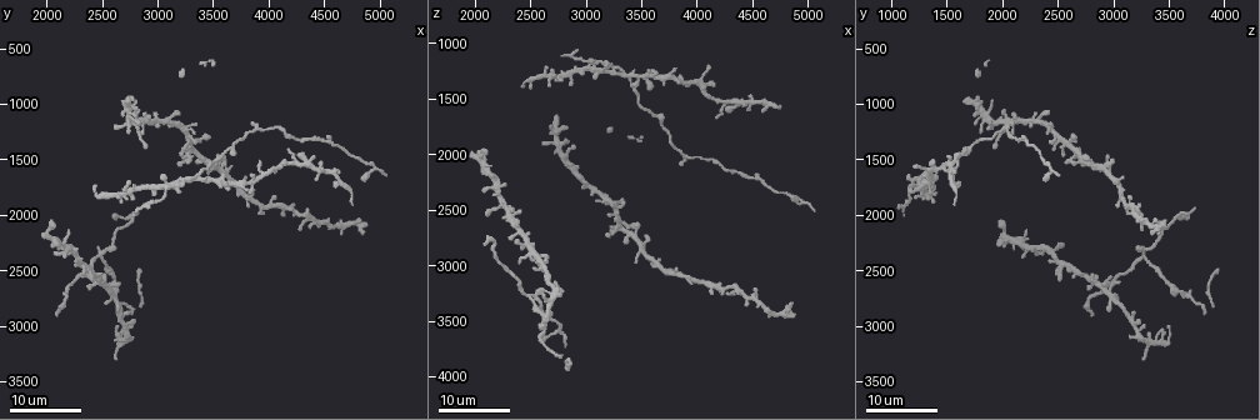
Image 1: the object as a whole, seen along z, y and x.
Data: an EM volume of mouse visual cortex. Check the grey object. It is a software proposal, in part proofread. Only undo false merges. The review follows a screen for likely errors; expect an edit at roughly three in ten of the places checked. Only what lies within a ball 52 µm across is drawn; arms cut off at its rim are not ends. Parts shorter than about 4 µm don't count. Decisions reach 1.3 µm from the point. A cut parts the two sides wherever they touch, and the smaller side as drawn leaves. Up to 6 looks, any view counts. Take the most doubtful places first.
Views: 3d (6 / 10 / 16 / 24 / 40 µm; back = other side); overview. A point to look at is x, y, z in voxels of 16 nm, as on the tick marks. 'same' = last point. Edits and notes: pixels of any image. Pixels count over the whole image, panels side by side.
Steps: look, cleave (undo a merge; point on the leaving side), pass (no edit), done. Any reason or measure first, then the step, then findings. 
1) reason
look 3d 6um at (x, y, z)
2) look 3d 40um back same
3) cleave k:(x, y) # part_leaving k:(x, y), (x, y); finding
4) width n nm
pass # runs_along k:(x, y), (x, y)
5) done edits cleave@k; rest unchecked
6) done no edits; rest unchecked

four arms meet
look 3d 24um at (2500, 2360, 3280)

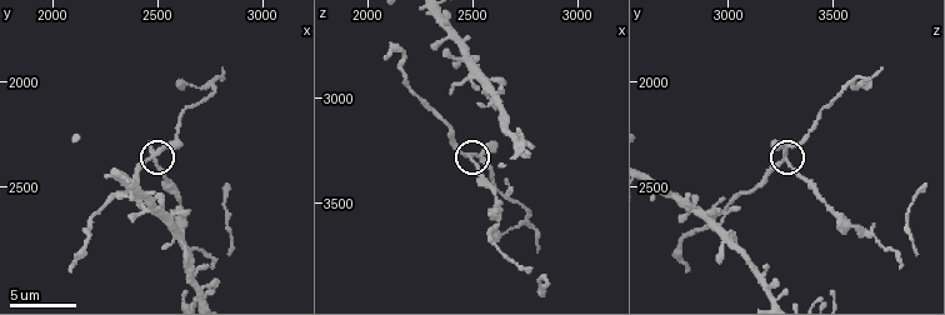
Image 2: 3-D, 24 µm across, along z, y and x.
look 3d 6um at (2480, 2360, 3270)

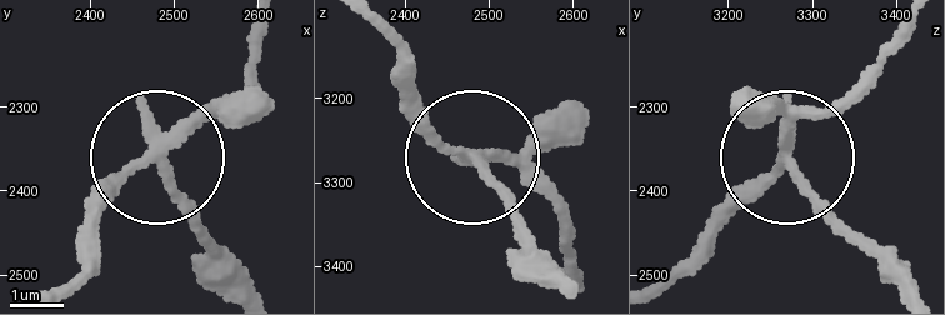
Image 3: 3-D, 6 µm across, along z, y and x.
side_arm 15 um
cleave 3:(185, 214) # part_leaving 3:(149, 148), (229, 291); a second neuron is stuck on

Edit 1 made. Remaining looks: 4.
look overview

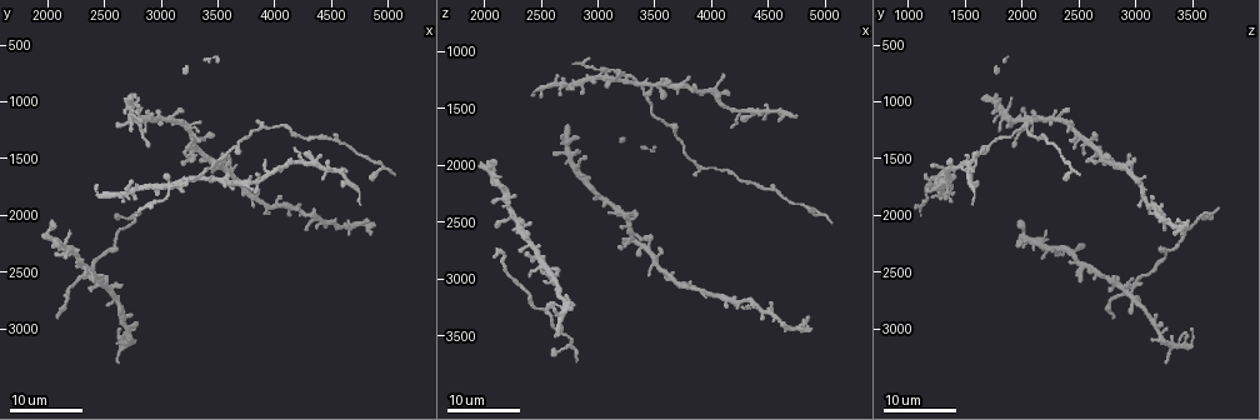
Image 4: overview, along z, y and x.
four-way junction
look 3d 16um at (3360, 1680, 1280)

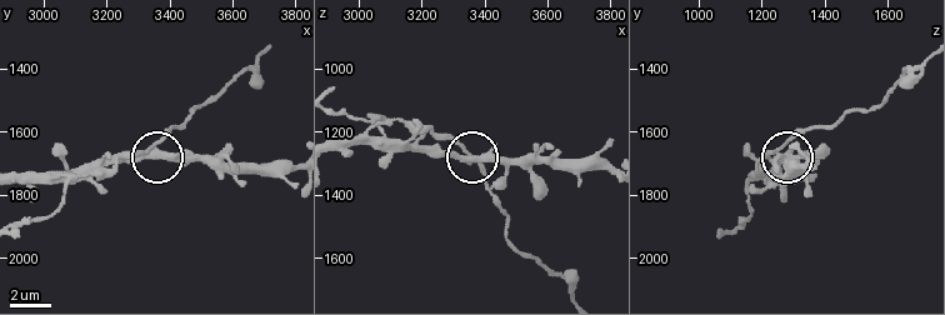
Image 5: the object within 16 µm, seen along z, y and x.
look 3d 6um at (3360, 1670, 1290)

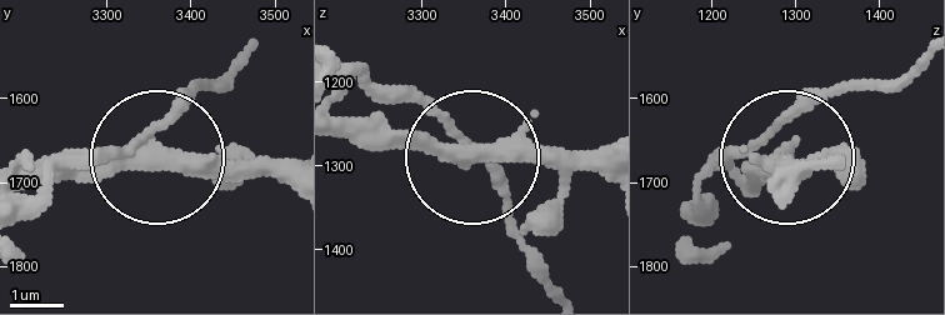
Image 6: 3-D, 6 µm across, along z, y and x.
width 300 nm
pass # runs_along 6:(243, 51), (194, 88), (163, 145), (175, 159), (291, 159); one neuron here

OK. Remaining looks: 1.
done edits cleave@3; rest unchecked

